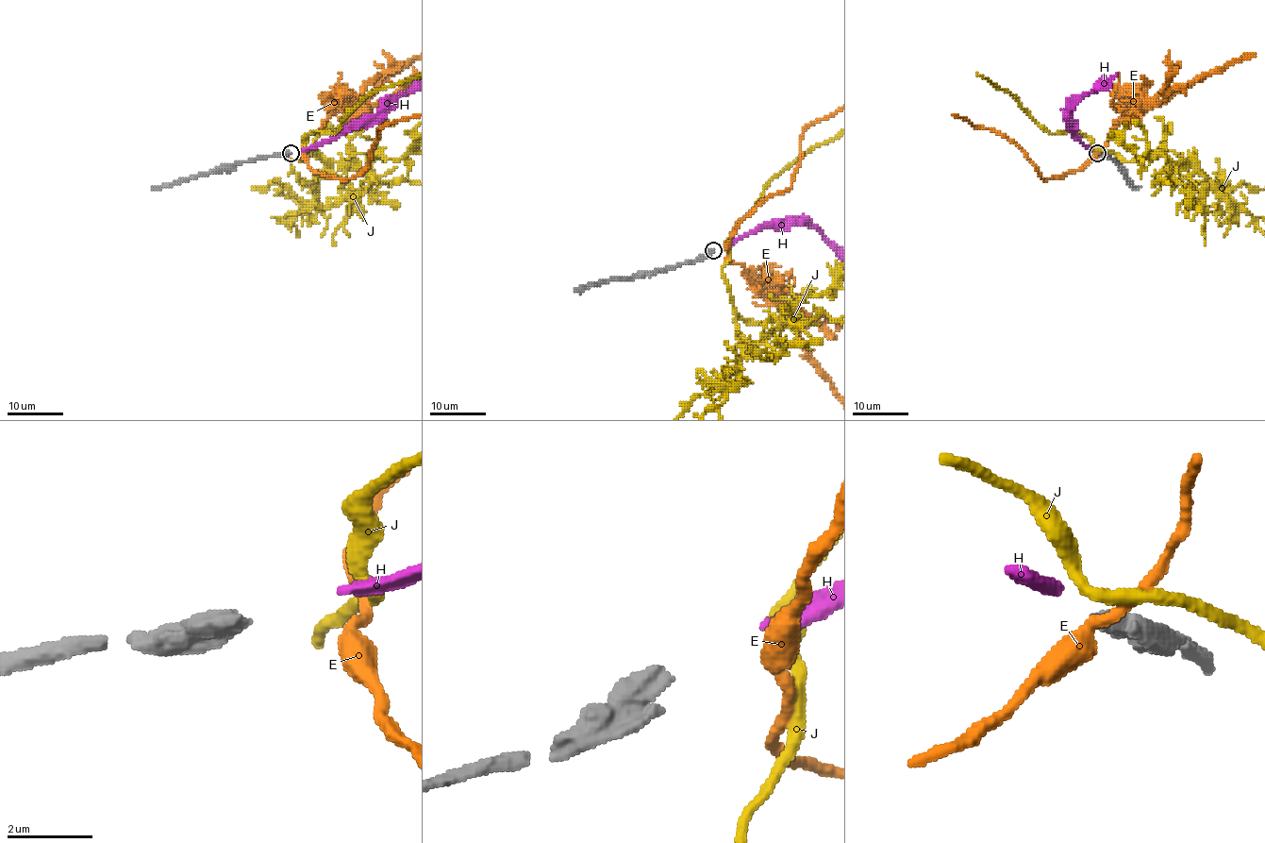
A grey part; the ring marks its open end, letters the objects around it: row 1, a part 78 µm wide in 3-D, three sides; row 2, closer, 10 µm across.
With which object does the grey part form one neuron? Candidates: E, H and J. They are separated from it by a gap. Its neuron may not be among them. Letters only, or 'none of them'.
H

